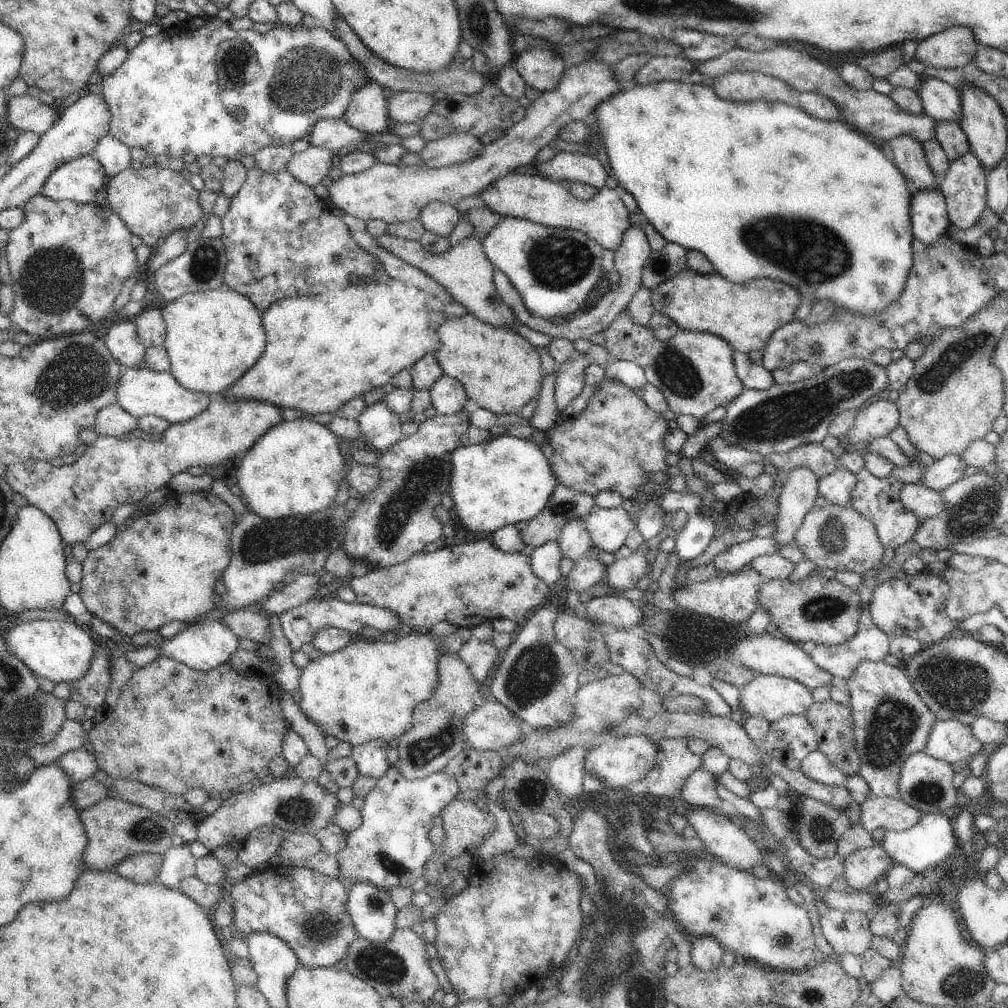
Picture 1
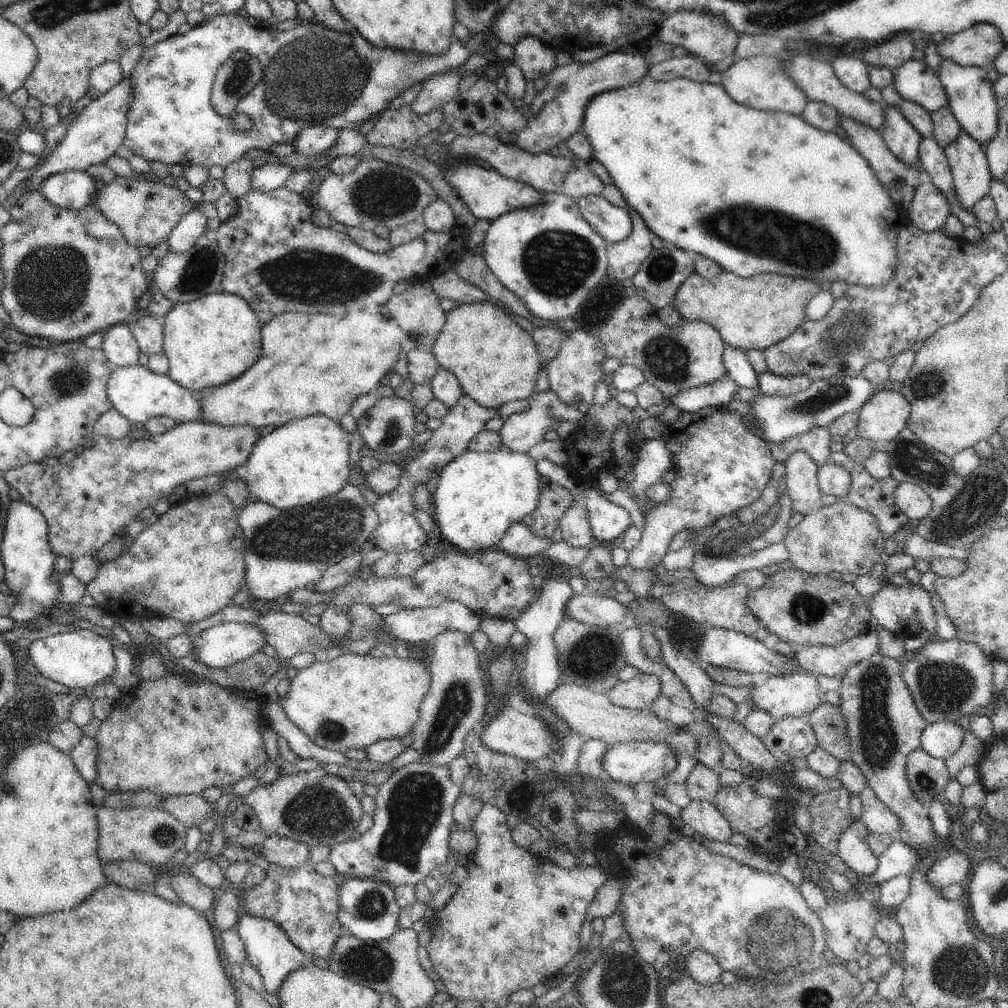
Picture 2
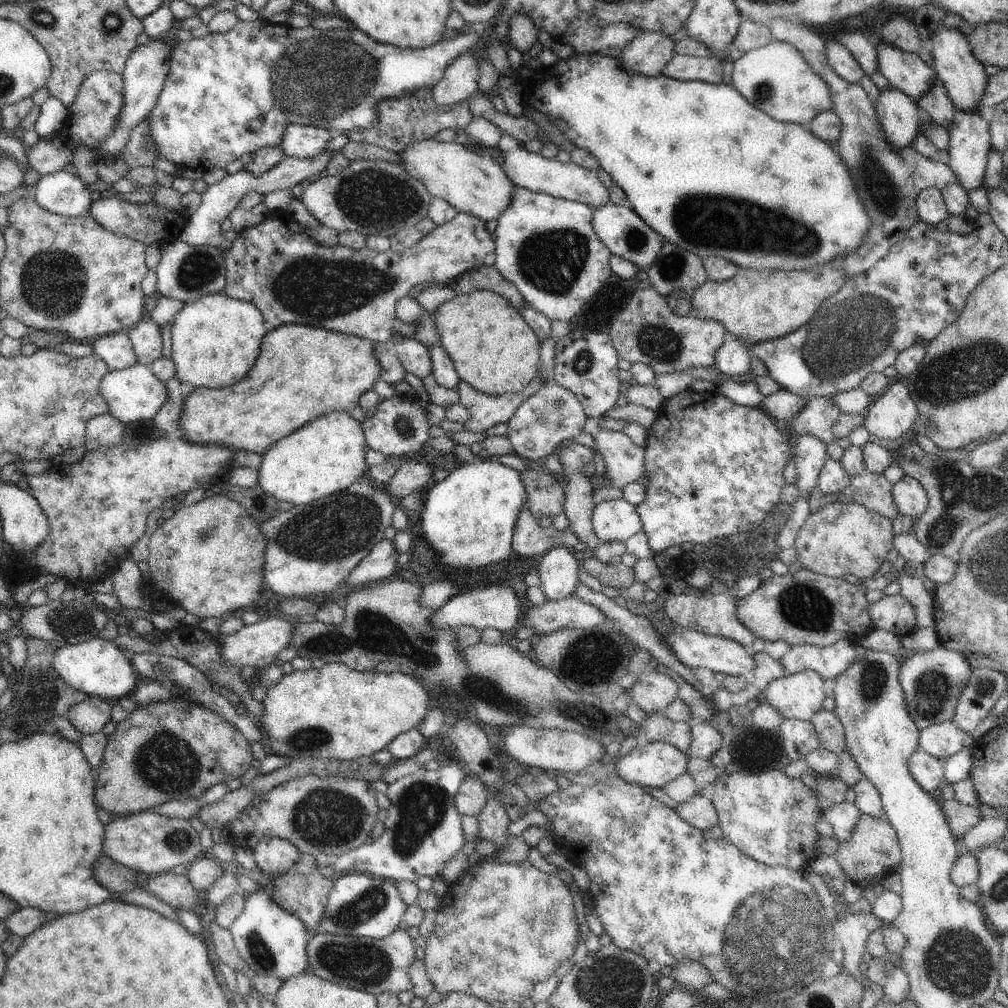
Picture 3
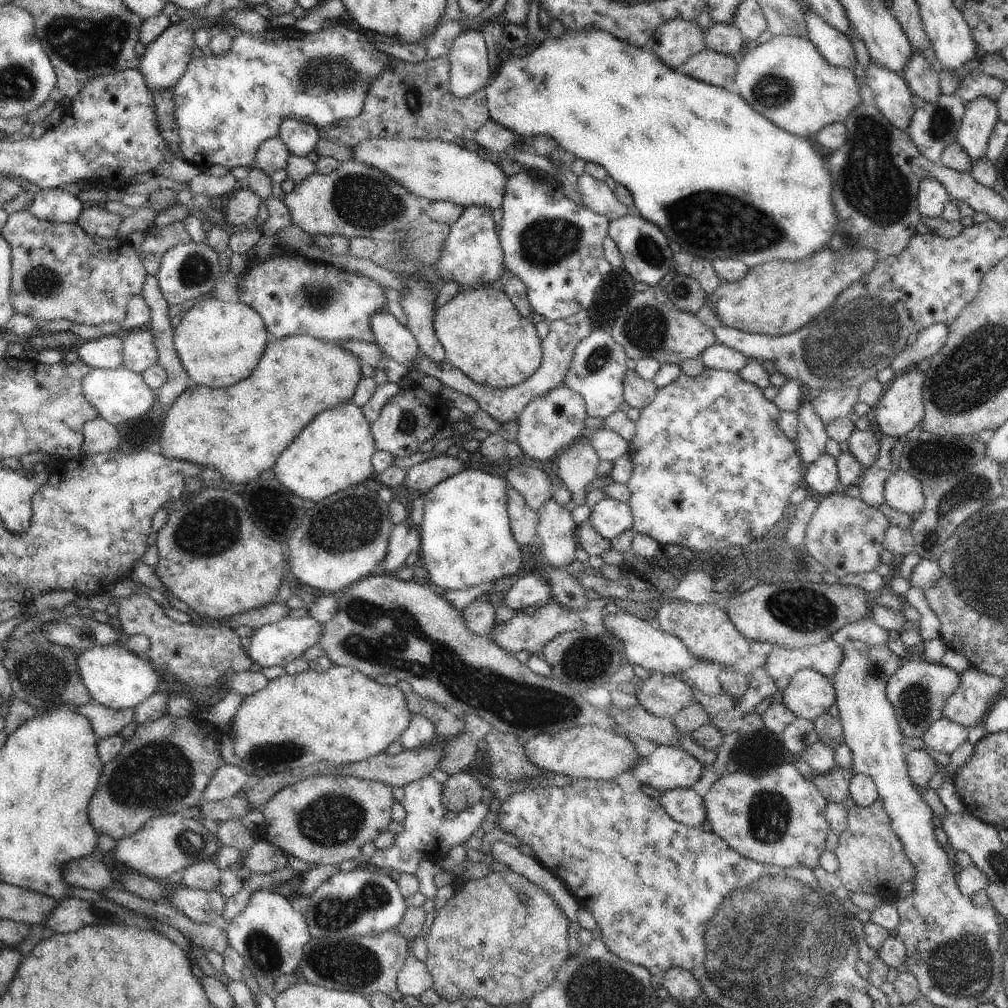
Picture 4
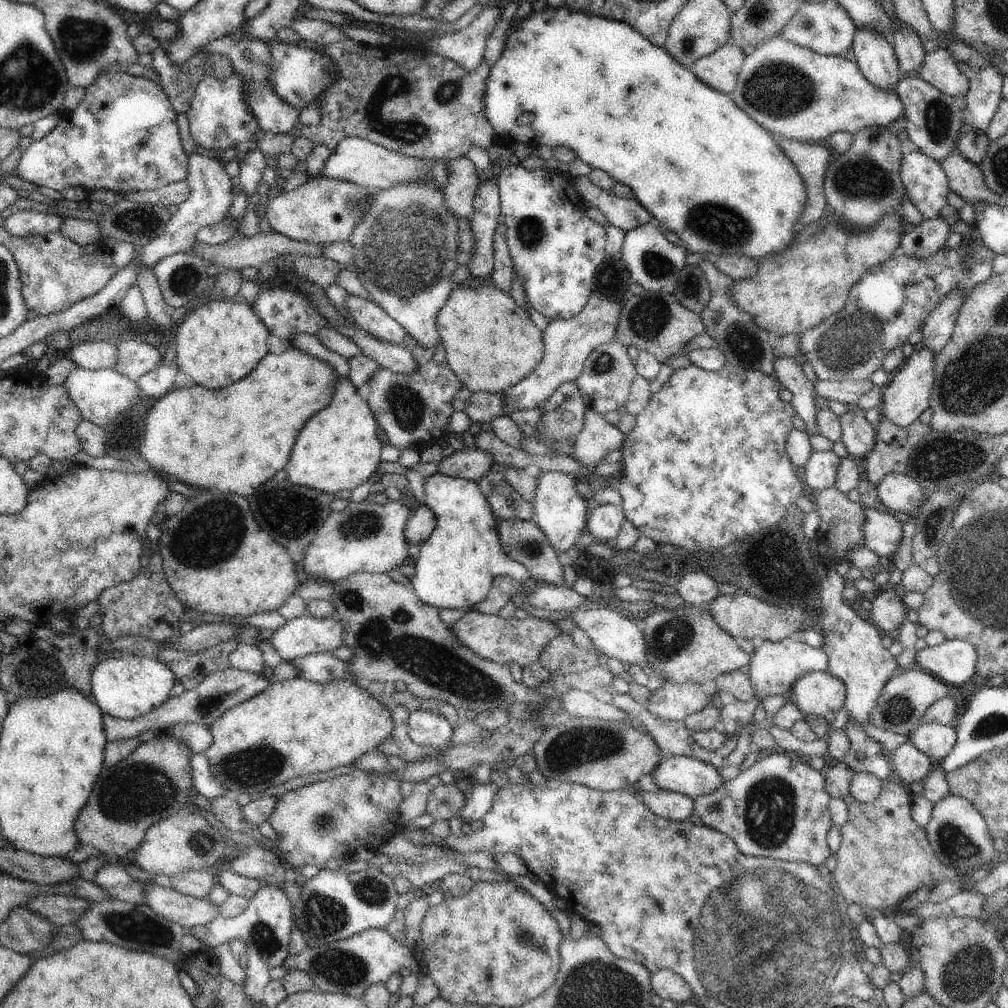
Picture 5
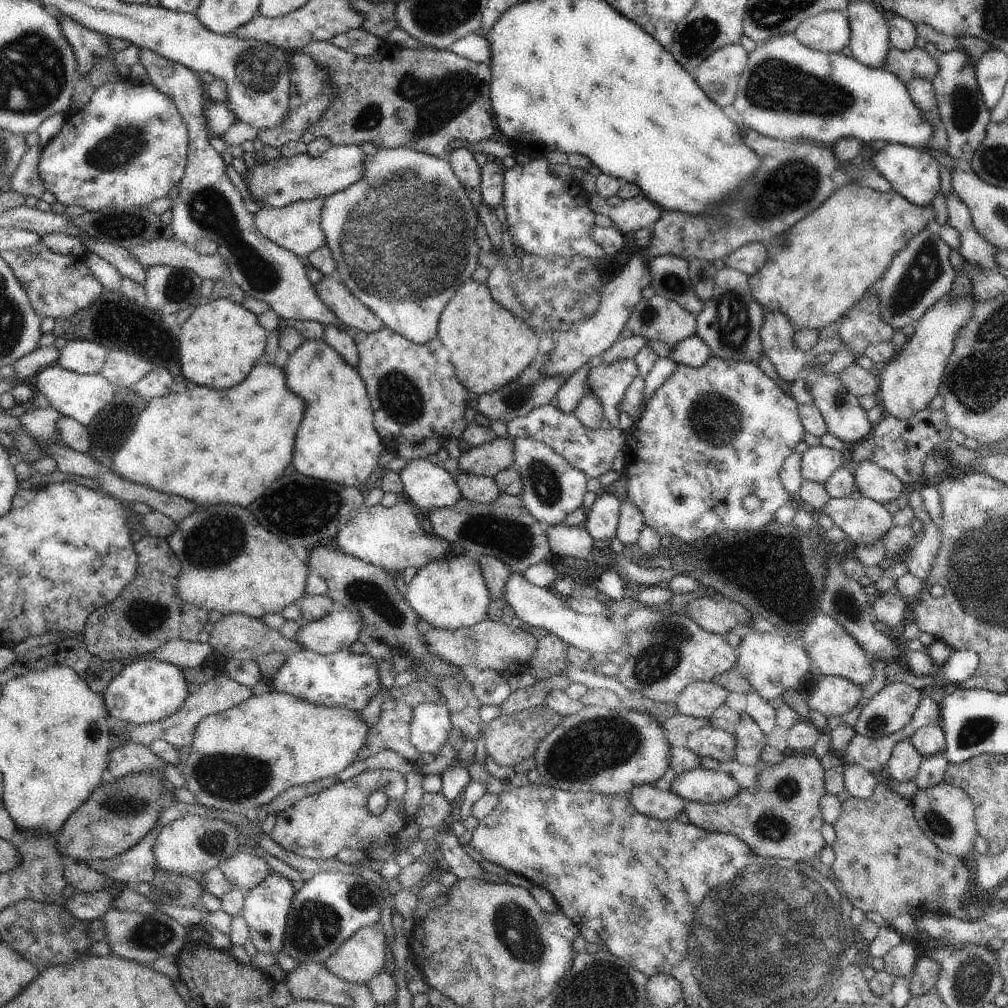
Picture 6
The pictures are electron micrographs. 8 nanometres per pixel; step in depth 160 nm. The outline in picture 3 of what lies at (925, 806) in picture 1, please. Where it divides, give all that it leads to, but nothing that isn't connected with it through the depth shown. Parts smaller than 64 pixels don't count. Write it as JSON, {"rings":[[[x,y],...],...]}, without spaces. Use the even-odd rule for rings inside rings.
{"rings":[[[920,746],[914,751],[914,754],[908,759],[909,771],[914,780],[928,793],[938,792],[940,783],[945,777],[945,763],[943,759],[936,758],[928,754]]]}

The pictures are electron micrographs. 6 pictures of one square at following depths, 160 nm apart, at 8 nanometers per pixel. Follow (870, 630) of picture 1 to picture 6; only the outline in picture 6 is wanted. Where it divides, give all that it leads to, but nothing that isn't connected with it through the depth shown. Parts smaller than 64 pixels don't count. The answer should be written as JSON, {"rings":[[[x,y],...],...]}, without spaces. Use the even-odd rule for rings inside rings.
{"rings":[[[746,631],[736,652],[738,655],[736,671],[768,702],[778,698],[787,690],[797,688],[798,684],[804,680],[804,676],[806,677],[809,673],[808,666],[811,663],[809,654],[800,646],[787,642],[784,634],[778,631]]]}

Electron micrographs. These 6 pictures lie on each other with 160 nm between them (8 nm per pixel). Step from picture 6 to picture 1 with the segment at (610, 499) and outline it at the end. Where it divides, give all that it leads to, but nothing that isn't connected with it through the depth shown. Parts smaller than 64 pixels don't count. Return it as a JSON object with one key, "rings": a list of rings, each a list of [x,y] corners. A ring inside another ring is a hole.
{"rings":[[[594,505],[585,520],[585,528],[593,547],[614,554],[625,544],[628,534],[637,525],[622,507],[604,509]]]}

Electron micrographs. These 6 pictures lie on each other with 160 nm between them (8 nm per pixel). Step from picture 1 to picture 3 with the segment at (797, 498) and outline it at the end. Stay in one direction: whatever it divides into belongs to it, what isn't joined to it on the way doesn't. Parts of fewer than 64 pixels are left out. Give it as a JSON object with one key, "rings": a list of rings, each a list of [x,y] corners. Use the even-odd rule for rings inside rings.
{"rings":[[[811,434],[795,438],[792,458],[796,467],[796,485],[806,499],[809,498],[810,490],[816,488],[818,475],[828,458],[826,445],[823,440]]]}

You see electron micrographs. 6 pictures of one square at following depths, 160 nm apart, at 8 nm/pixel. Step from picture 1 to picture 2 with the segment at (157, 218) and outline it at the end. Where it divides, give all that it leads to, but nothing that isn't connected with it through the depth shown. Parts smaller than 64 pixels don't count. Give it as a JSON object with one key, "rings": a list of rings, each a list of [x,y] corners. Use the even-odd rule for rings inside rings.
{"rings":[[[116,177],[113,182],[97,191],[95,207],[111,222],[117,224],[129,245],[134,248],[154,248],[167,242],[174,227],[190,212],[196,204],[190,202],[185,191],[178,186],[164,186],[129,178]]]}

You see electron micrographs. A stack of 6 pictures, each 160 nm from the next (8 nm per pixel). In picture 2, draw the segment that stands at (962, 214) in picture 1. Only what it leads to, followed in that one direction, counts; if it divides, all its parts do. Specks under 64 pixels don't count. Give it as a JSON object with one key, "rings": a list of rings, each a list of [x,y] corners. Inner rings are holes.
{"rings":[[[962,128],[945,148],[959,205],[967,211],[972,211],[974,204],[989,194],[991,187],[993,176],[984,148],[984,144]]]}

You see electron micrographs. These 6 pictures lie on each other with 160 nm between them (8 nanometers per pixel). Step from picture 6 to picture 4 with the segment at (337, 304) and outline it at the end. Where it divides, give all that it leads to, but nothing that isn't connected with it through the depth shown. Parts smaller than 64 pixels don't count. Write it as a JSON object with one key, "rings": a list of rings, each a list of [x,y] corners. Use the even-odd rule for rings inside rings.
{"rings":[[[378,309],[369,323],[377,346],[388,359],[406,367],[417,359],[420,348],[416,338],[388,309]]]}

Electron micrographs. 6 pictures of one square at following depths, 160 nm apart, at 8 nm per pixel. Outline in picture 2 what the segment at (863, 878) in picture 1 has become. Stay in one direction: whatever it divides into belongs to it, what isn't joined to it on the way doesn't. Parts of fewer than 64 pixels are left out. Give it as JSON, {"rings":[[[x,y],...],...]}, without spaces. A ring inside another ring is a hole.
{"rings":[[[852,818],[852,822],[839,838],[837,854],[858,876],[870,876],[879,866],[879,858],[868,850],[865,842],[868,833],[869,830],[861,818]]]}

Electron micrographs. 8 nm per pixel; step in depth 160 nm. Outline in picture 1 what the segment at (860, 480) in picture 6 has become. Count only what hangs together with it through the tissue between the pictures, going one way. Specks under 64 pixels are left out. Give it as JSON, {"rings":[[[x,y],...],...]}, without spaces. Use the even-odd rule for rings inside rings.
{"rings":[[[913,481],[904,483],[900,497],[906,510],[914,512],[921,522],[940,516],[940,512],[946,508],[946,500],[940,492]]]}

